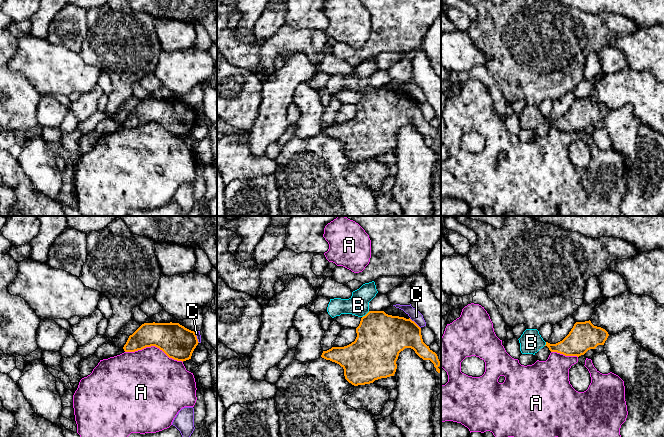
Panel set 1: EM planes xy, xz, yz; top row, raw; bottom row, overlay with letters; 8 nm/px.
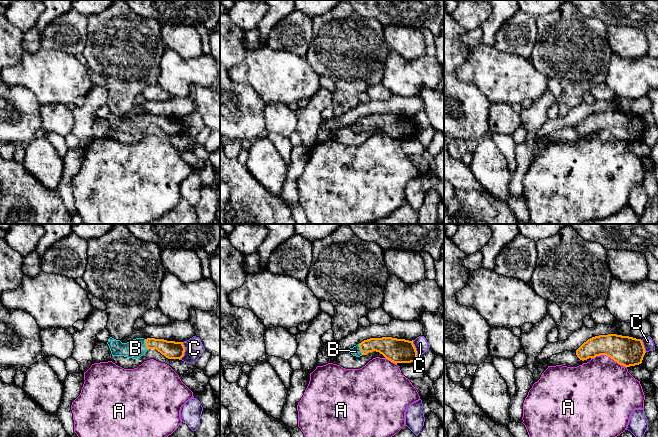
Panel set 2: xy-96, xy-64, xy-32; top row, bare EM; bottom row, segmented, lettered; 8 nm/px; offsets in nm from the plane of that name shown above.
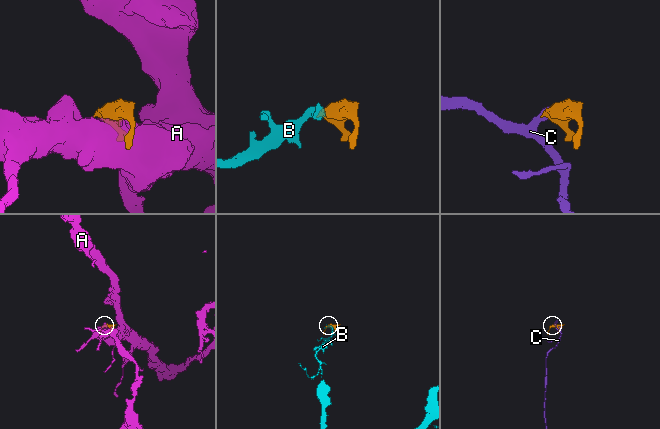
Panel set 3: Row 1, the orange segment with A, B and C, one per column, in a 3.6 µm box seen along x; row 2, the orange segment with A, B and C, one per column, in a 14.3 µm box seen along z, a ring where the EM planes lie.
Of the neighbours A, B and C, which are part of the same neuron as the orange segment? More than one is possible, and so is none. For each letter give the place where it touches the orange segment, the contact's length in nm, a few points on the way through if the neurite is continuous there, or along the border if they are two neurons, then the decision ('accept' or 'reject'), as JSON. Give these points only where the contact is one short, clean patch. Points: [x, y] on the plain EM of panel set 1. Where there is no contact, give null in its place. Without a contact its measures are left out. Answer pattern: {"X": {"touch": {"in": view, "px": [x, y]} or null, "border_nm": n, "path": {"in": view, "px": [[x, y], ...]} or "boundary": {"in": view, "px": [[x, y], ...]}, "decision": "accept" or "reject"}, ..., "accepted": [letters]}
{"A": {"touch": {"in": "xy", "px": [154, 121]}, "border_nm": 480, "decision": "reject"}, "B": {"touch": {"in": "xz", "px": [366, 90]}, "border_nm": 80, "path": {"in": "xz", "px": [[380, 114], [376, 103], [366, 90], [358, 81]]}, "decision": "accept"}, "C": {"touch": {"in": "xz", "px": [415, 99]}, "border_nm": 130, "boundary": {"in": "xz", "px": [[409, 94], [420, 104]]}, "decision": "reject"}, "accepted": ["B"]}

